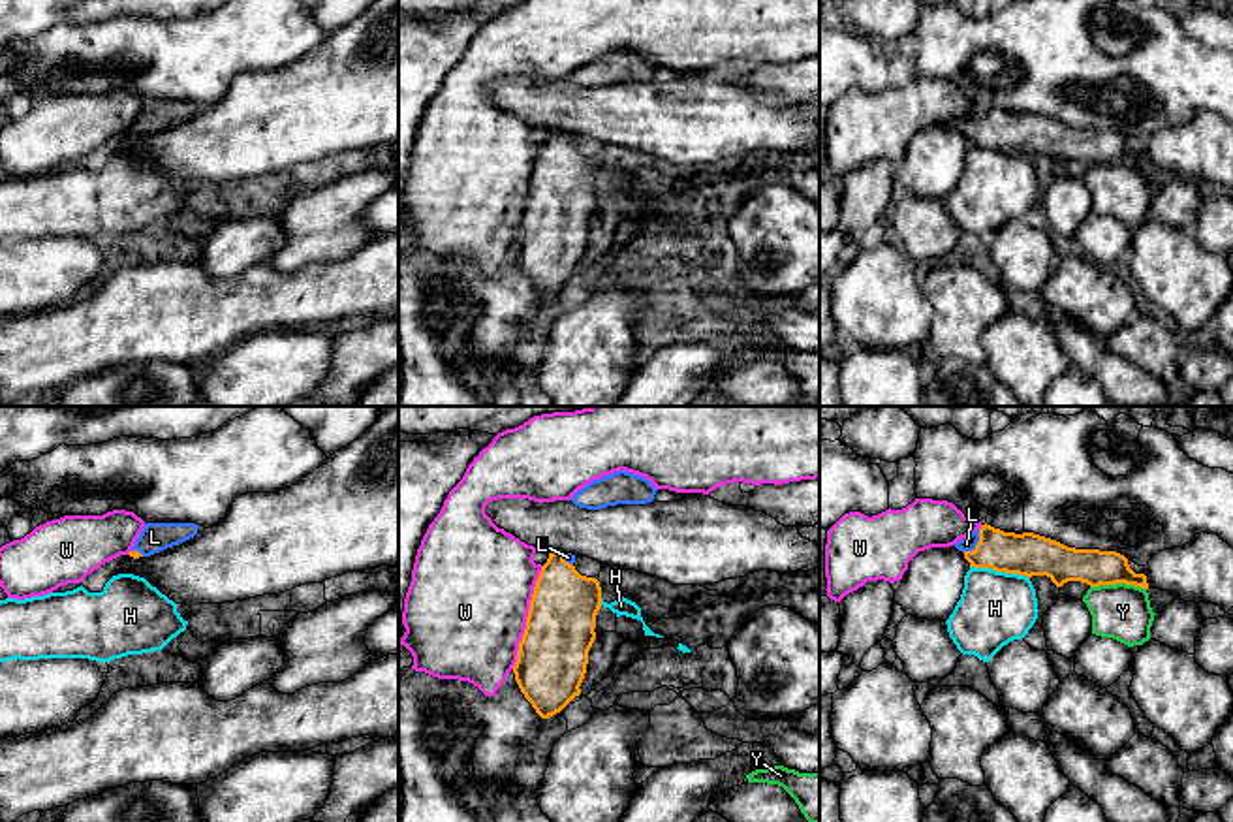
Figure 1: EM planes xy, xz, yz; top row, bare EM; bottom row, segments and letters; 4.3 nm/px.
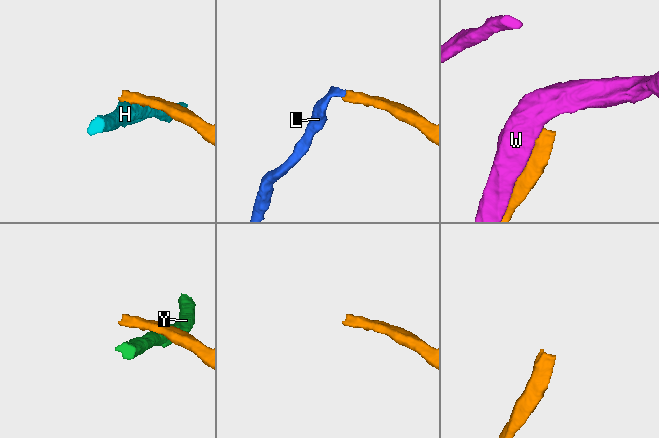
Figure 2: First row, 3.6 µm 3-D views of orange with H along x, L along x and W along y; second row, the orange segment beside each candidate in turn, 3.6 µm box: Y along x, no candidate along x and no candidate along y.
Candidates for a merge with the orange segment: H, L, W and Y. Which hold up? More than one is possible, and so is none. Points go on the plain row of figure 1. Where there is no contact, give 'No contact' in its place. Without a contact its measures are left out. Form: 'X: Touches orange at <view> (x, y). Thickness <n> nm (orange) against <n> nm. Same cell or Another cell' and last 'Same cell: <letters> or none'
H: Touches orange at yz (1000, 149). Thickness 180 nm (orange) against 320 nm. Another cell
L: Touches orange at yz (978, 123). Thickness 180 nm (orange) against 60 nm. Same cell
W: Touches orange at xz (527, 196). Thickness 300 nm (orange) against 500 nm. Another cell
Y: Touches orange at yz (1119, 160). Thickness 160 nm (orange) against 240 nm. Another cell
Same cell: L

